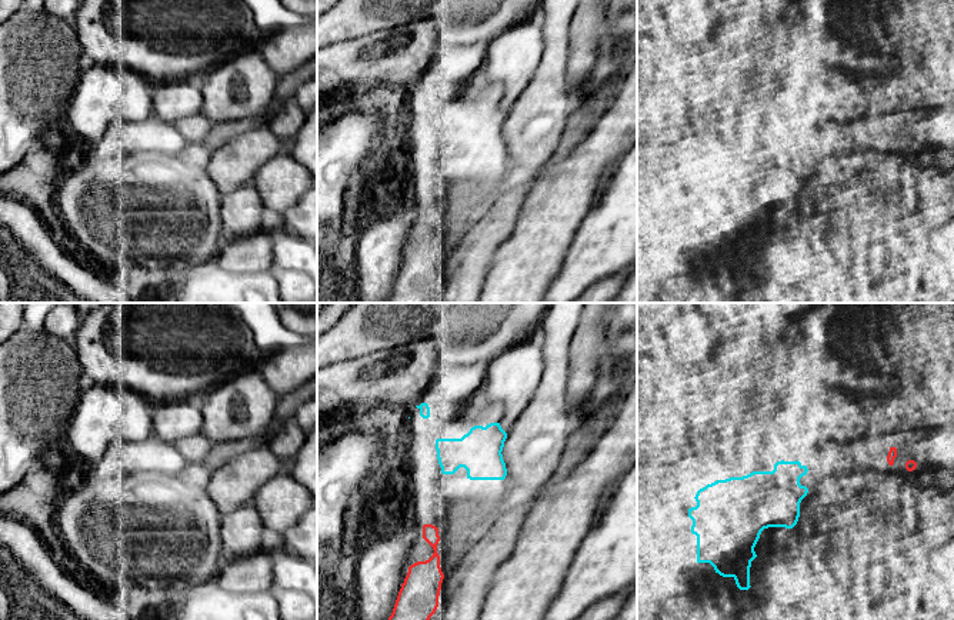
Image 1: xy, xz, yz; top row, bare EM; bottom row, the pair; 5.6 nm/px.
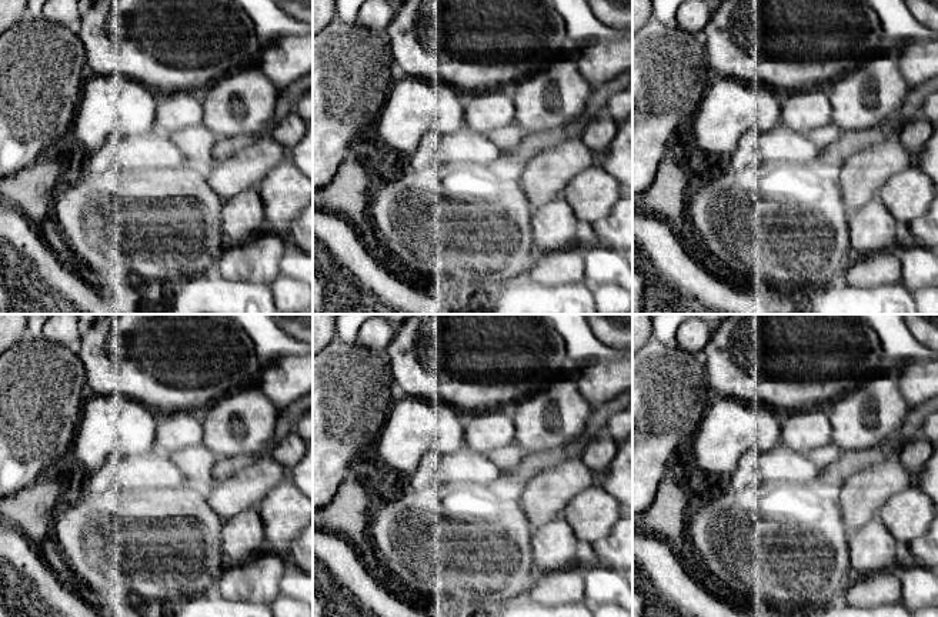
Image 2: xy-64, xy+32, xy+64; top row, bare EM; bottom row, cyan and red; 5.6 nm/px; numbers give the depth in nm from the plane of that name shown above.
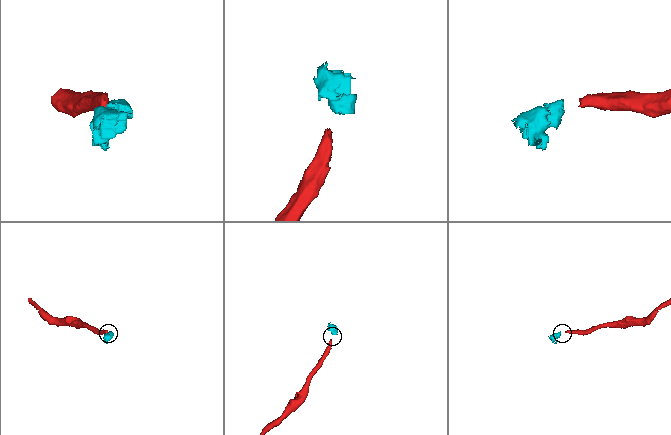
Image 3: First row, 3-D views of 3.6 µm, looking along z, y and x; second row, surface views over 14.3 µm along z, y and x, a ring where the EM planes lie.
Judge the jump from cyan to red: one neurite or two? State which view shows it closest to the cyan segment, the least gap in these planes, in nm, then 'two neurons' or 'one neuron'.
view xz; gap 300 nm; one neuron

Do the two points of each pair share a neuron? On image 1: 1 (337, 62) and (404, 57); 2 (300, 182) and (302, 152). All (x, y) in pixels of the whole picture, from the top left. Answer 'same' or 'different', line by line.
1: same
2: different

